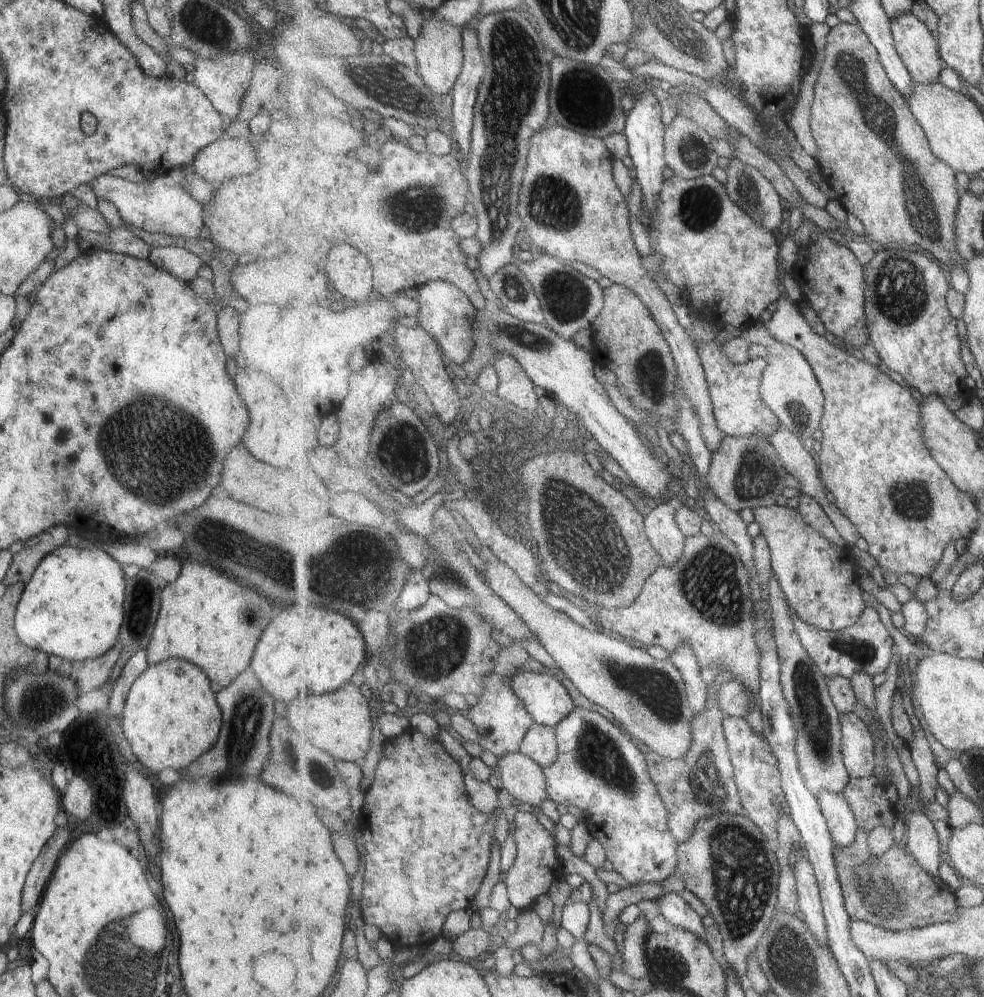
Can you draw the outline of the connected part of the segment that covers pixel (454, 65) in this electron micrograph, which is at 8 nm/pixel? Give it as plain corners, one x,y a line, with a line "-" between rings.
436,12
433,18
423,20
419,36
415,41
416,57
420,66
417,72
436,93
451,95
464,67
461,28
451,21
445,20
443,16

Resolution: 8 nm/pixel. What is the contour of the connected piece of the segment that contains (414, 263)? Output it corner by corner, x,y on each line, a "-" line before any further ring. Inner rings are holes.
286,123
278,134
268,135
260,141
263,144
255,150
259,166
255,172
239,178
229,178
215,188
212,199
207,205
203,205
203,215
207,218
204,218
204,224
210,230
211,238
208,243
211,248
222,257
231,256
235,260
248,259
239,254
269,258
279,252
293,252
295,256
303,256
305,260
309,256
313,264
325,264
325,256
331,252
331,248
347,242
359,248
371,261
377,296
392,299
407,288
419,289
431,281
449,281
466,292
478,310
491,307
475,280
475,274
467,269
468,256
461,248
460,236
452,229
452,220
465,213
465,206
472,196
462,159
455,158
450,153
435,154
429,149
425,153
417,153
404,141
394,137
392,141
376,140
381,149
382,160
379,167
372,169
351,156
331,156
325,151
321,152
309,138
301,140
301,134
309,136
309,132
301,125

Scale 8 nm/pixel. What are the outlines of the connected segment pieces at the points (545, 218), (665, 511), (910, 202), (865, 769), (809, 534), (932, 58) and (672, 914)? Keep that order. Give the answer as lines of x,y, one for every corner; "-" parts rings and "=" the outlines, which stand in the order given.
550,122
545,132
539,132
533,138
533,148
529,154
529,170
520,190
520,203
518,213
523,220
525,230
533,238
533,242
543,248
542,251
557,257
564,262
581,262
596,268
603,277
611,282
623,285
633,292
636,292
641,300
648,305
649,310
656,317
657,324
660,325
672,348
673,356
678,366
679,382
683,385
688,399
694,404
696,415
699,417
700,429
705,439
706,445
714,453
720,449
722,440
726,434
718,427
718,422
714,413
714,404
710,395
708,380
702,365
702,360
698,350
693,346
691,338
682,327
677,314
673,310
673,305
659,284
653,278
650,271
645,270
642,256
635,248
633,234
631,234
631,220
629,220
629,208
627,208
627,197
621,192
614,177
613,154
603,139
599,137
583,136
575,130
561,126
559,123
=
676,496
661,502
645,519
646,535
662,556
663,566
674,567
684,555
686,536
676,523
676,512
683,506
=
840,23
831,29
827,37
826,59
822,64
821,72
813,85
813,100
809,109
808,124
812,131
814,142
817,146
817,155
819,170
824,175
828,185
837,193
837,200
854,216
856,216
864,225
865,235
868,239
880,242
885,248
890,242
905,242
905,244
917,244
921,248
928,250
935,258
953,268
959,264
965,272
968,268
968,259
961,256
958,249
958,214
962,199
962,190
957,178
955,178
955,170
945,161
932,151
932,145
924,128
920,125
920,121
912,113
912,109
908,105
906,98
897,90
893,81
889,78
888,72
882,63
880,53
873,46
872,40
867,36
864,28
859,24
852,25
849,23
=
840,713
841,752
851,779
866,779
874,774
876,754
872,732
864,720
853,713
=
768,506
754,508
755,522
761,534
767,539
772,552
772,567
778,576
786,599
797,616
807,624
824,631
840,631
857,624
863,611
867,608
869,598
860,586
859,566
850,555
849,548
838,547
818,530
805,522
804,516
797,508
=
912,12
893,19
892,31
896,40
896,49
905,64
908,65
909,72
912,73
915,82
923,83
924,85
939,82
939,78
941,78
939,74
943,70
943,66
941,66
943,59
938,48
937,34
933,34
929,27
=
667,893
659,898
662,916
675,928
687,929
703,940
703,917
679,893

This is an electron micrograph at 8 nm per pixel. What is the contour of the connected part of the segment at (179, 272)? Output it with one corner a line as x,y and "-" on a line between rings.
174,246
153,247
147,253
147,259
185,284
197,276
197,268
201,265
201,261
190,255
190,252

